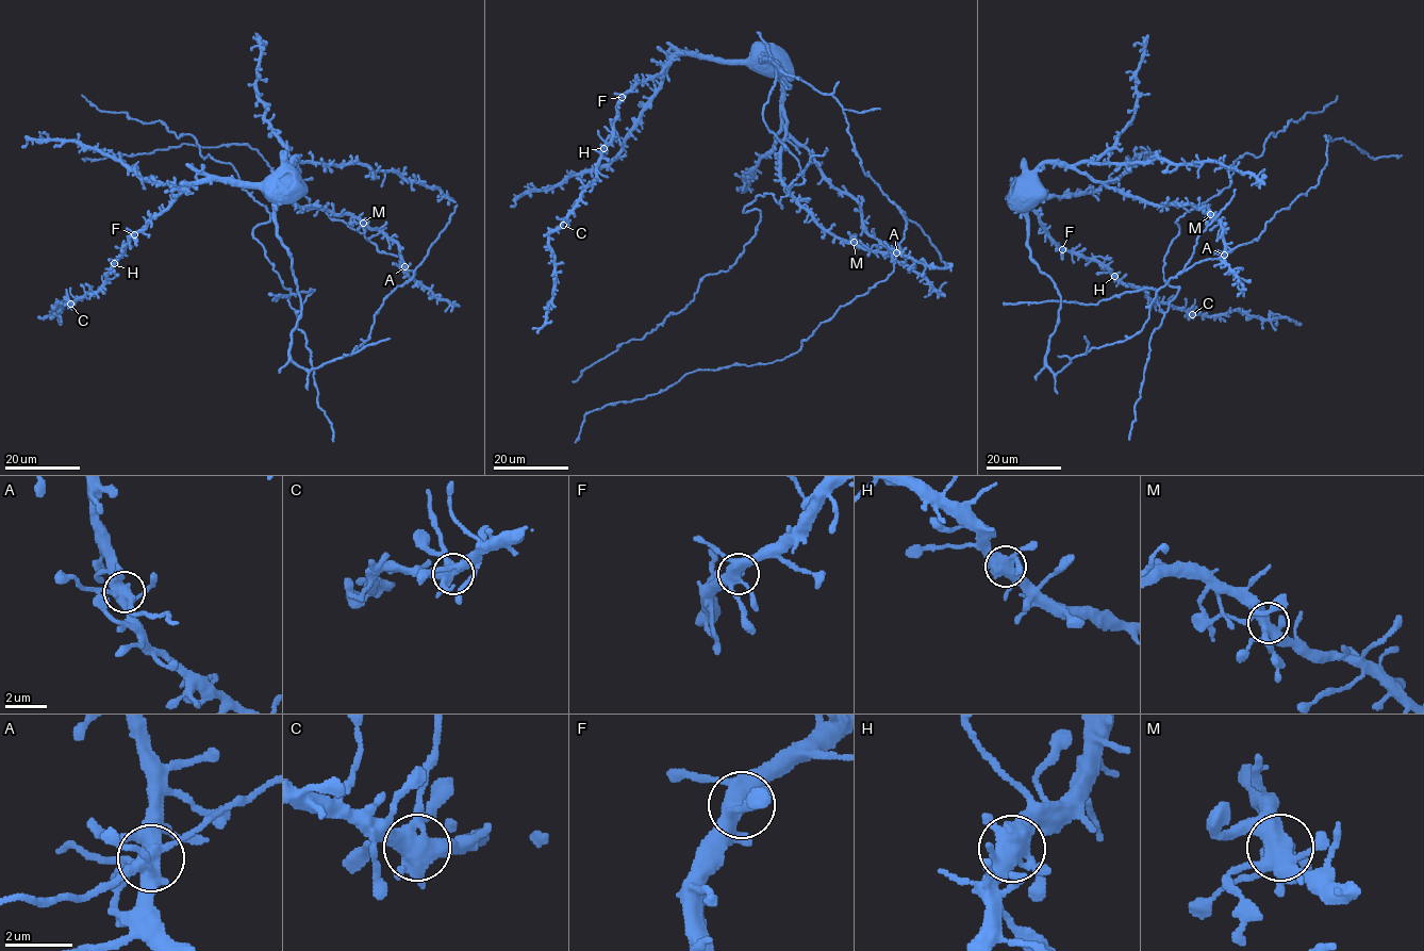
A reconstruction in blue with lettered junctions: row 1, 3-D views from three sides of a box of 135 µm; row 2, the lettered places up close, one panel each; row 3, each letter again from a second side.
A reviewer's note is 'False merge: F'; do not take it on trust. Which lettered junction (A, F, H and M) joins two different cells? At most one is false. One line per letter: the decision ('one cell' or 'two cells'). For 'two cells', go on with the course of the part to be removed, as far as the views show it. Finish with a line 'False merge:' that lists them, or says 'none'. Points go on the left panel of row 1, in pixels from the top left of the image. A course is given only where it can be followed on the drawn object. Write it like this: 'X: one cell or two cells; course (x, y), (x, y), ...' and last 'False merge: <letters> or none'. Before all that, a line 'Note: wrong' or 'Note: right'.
Note: wrong
A: one cell
F: one cell
H: one cell
M: one cell
False merge: none

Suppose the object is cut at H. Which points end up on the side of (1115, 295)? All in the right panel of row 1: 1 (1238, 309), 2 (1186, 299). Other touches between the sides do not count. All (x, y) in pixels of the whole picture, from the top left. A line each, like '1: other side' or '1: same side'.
1: other side
2: other side

